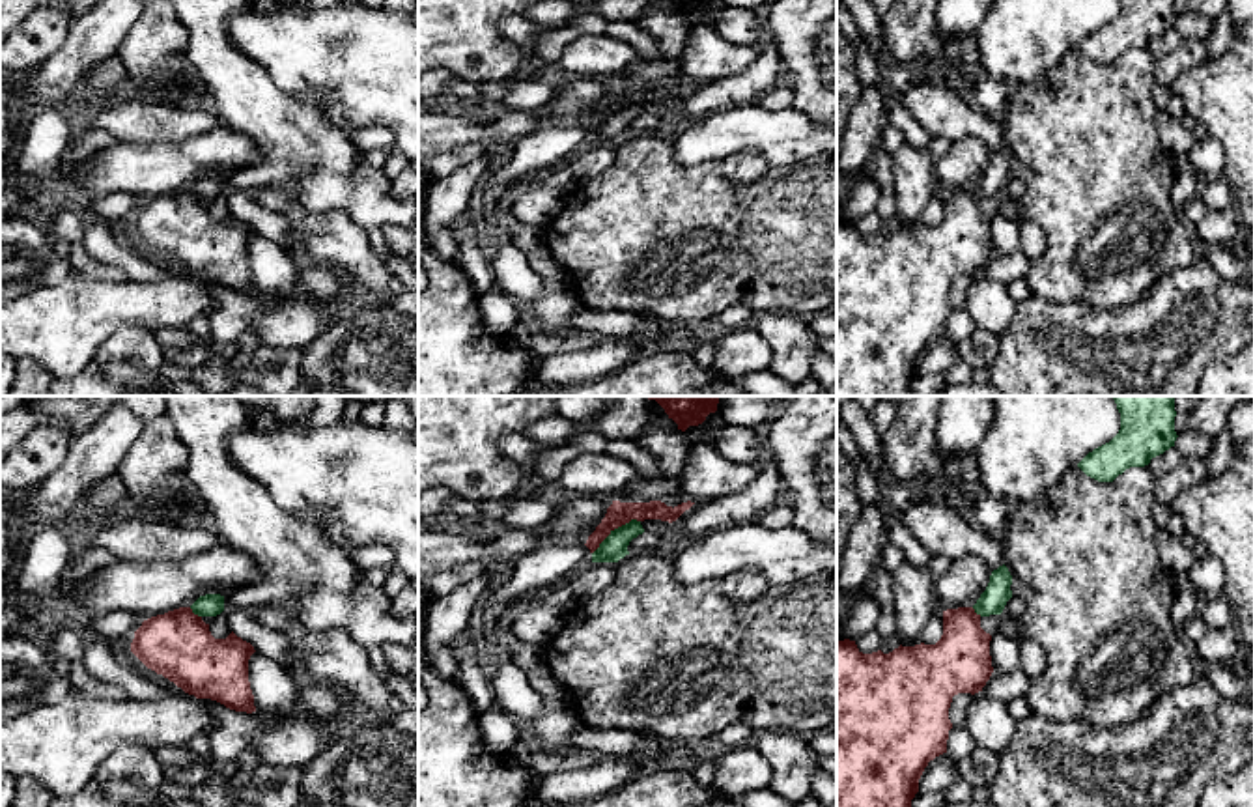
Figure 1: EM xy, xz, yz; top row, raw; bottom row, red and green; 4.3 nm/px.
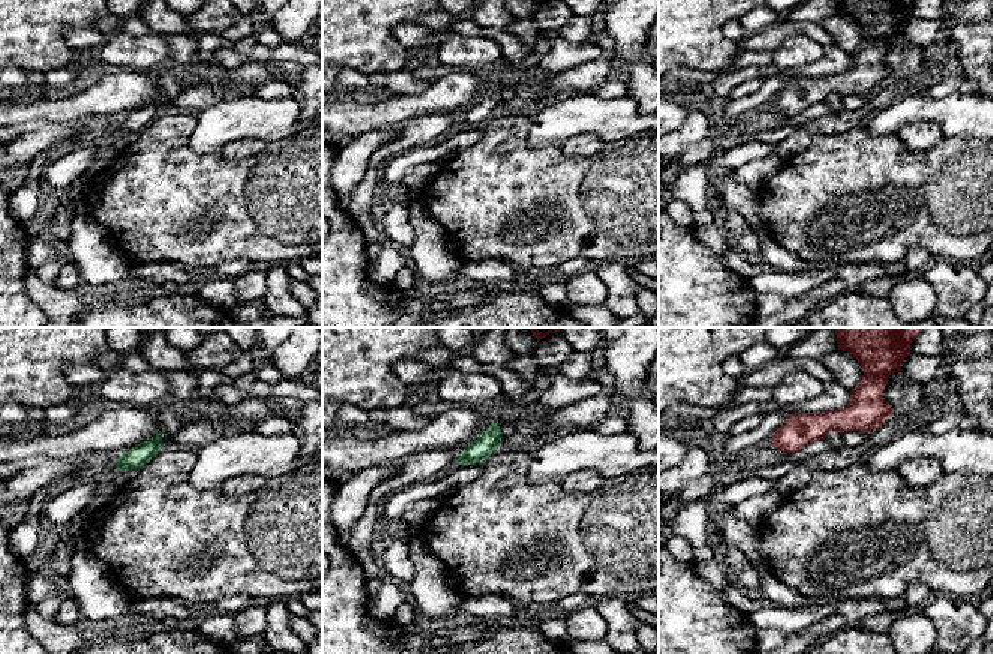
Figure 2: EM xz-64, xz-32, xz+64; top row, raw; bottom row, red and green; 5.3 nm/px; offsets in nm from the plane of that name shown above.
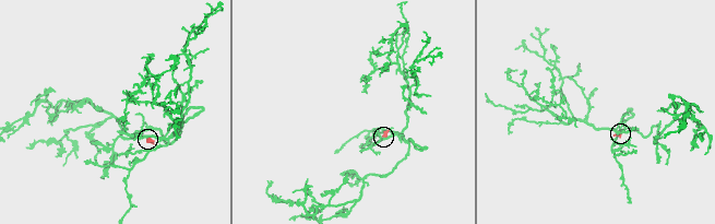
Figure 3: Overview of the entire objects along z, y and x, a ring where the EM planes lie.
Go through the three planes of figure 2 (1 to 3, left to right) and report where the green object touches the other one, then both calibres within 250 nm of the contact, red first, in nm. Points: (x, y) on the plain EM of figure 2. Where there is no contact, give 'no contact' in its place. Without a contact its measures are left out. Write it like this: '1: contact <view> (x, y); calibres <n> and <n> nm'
1: no contact
2: no contact
3: no contact

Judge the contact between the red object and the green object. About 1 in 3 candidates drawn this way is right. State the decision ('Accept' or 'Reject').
Reject

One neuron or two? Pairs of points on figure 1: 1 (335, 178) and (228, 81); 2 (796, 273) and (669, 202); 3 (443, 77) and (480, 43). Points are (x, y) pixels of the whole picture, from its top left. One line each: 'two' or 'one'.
1: one
2: one
3: two

